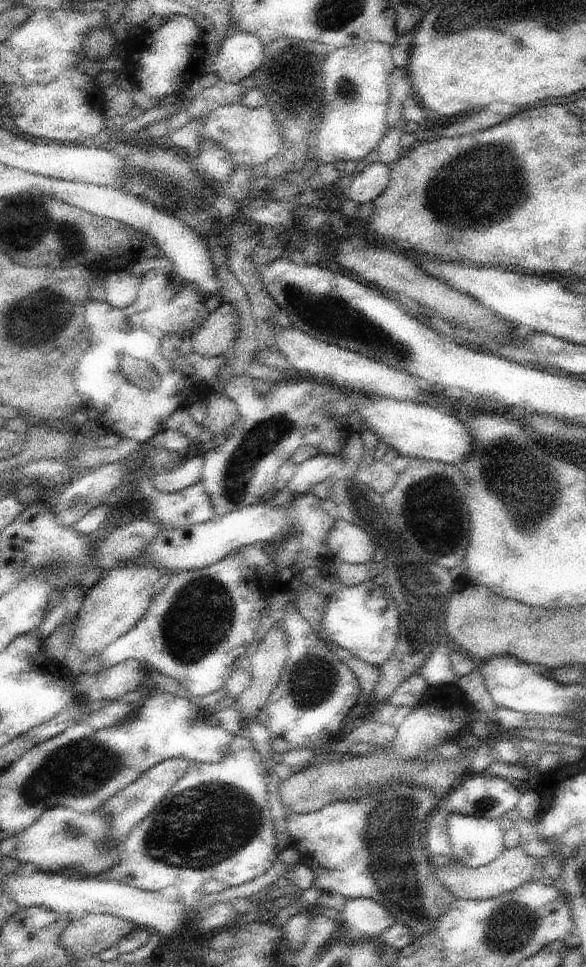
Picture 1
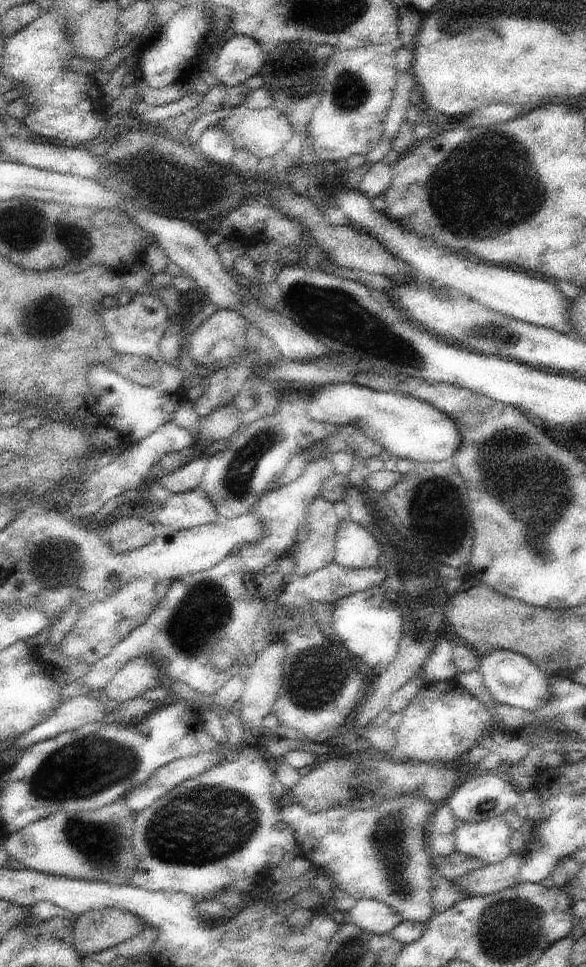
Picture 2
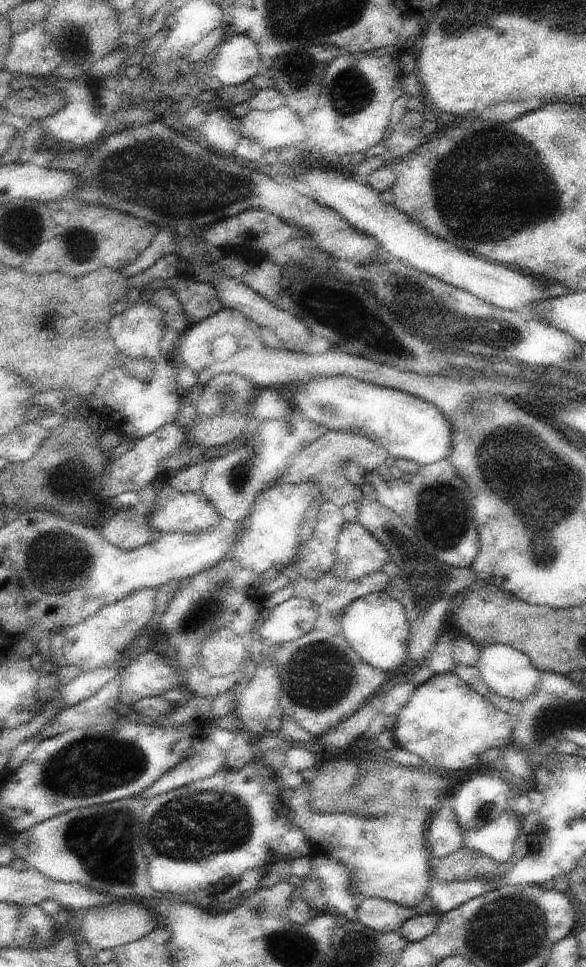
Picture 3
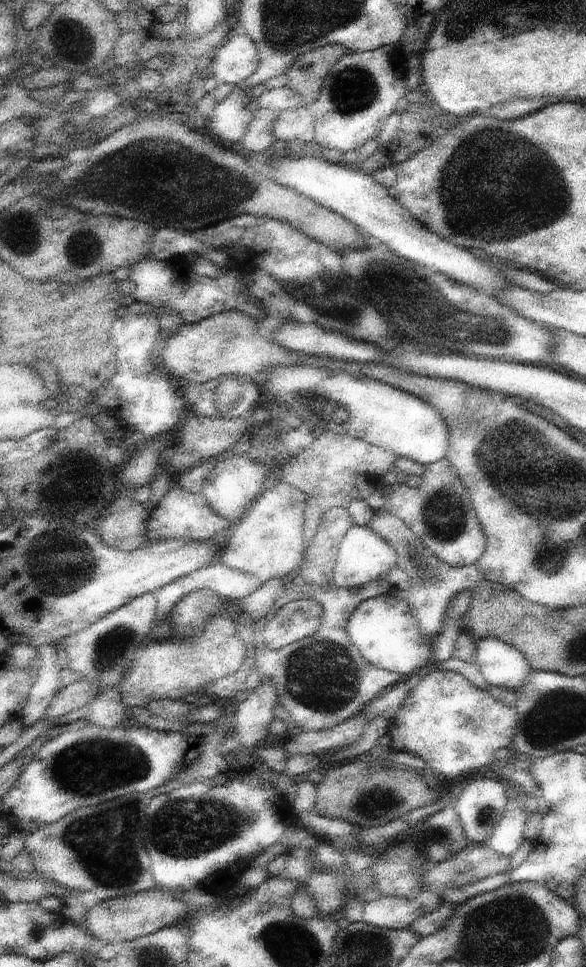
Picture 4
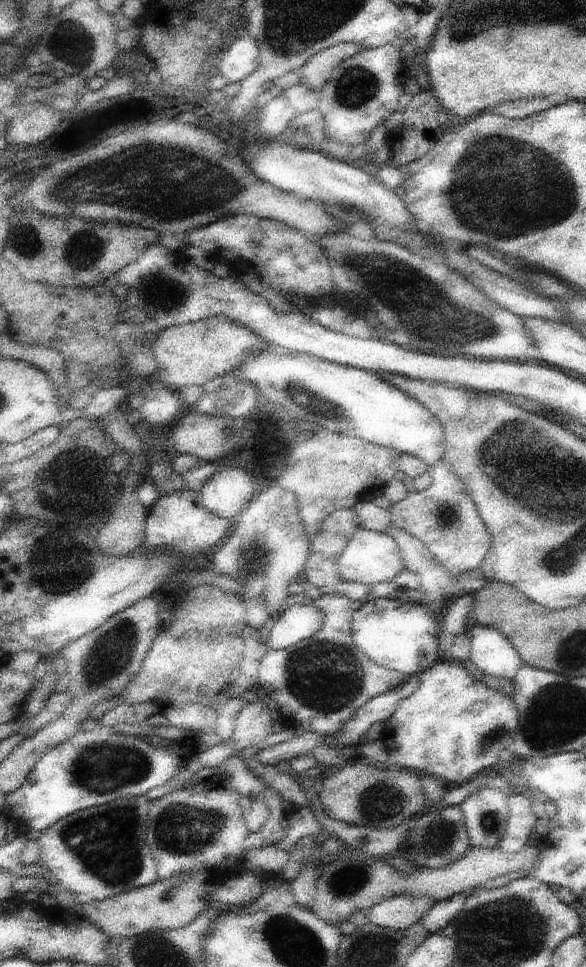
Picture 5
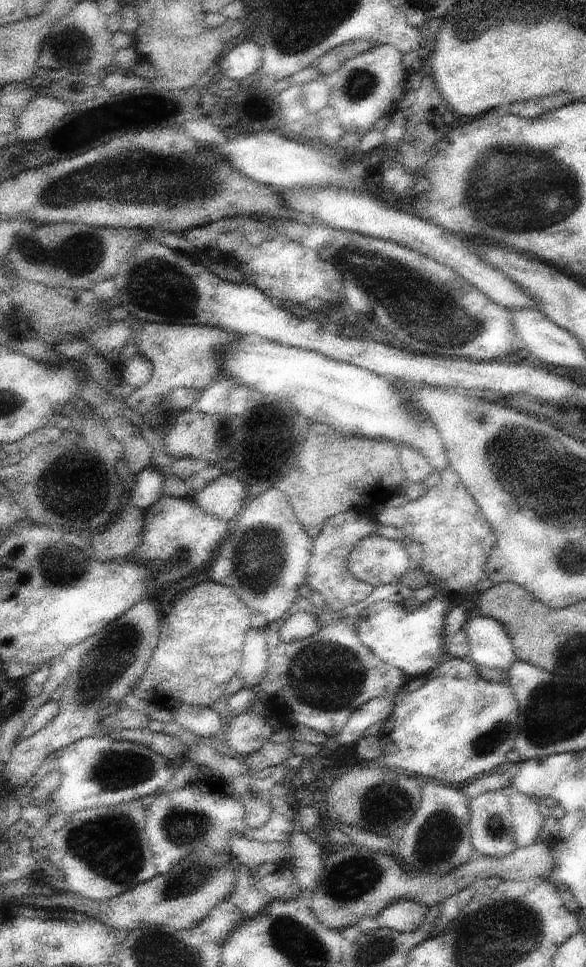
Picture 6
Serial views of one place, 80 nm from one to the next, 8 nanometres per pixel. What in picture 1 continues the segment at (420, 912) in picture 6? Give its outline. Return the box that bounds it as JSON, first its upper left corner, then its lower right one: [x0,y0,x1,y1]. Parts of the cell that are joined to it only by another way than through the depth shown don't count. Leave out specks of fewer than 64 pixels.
[340,897,398,937]

